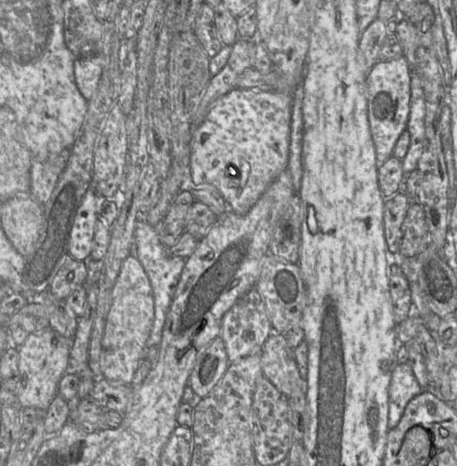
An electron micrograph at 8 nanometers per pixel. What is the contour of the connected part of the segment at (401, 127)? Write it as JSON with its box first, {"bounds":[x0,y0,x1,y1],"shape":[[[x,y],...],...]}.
{"bounds":[366,56,411,165],"shape":[[[404,56],[377,62],[366,79],[367,118],[378,165],[393,155],[394,147],[407,129],[411,108],[411,67]]]}

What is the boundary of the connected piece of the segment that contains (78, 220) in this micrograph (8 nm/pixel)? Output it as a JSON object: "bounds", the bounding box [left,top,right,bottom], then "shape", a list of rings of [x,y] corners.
{"bounds":[69,187,99,261],"shape":[[[90,187],[76,213],[69,239],[69,255],[83,261],[90,258],[96,231],[99,196]]]}

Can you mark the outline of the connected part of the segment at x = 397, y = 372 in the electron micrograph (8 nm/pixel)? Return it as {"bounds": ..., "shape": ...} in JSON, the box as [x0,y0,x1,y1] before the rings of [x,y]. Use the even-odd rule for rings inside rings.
{"bounds":[388,363,422,427],"shape":[[[407,363],[395,364],[389,386],[388,427],[396,427],[405,407],[411,399],[422,392],[411,367]]]}

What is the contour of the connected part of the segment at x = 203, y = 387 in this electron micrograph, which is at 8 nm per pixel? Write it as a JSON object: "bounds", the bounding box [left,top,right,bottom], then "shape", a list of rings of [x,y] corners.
{"bounds":[189,336,229,398],"shape":[[[220,336],[216,337],[199,354],[190,374],[189,385],[199,398],[204,398],[224,376],[229,360]]]}

